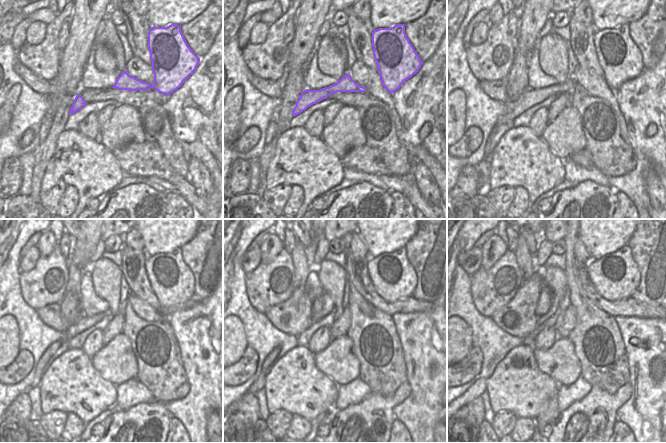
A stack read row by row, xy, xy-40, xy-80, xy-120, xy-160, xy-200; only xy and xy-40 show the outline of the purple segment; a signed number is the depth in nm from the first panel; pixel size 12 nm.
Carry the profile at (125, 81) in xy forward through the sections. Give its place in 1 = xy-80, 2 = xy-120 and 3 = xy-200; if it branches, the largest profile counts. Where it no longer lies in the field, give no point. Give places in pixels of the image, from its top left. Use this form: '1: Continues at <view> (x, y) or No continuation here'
1: Continues at xy-80 (531, 97)
2: Continues at xy-120 (85, 322)
3: Continues at xy-200 (543, 305).

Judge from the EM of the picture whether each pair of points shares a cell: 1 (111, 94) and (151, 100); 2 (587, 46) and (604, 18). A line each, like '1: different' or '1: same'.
1: same
2: different

